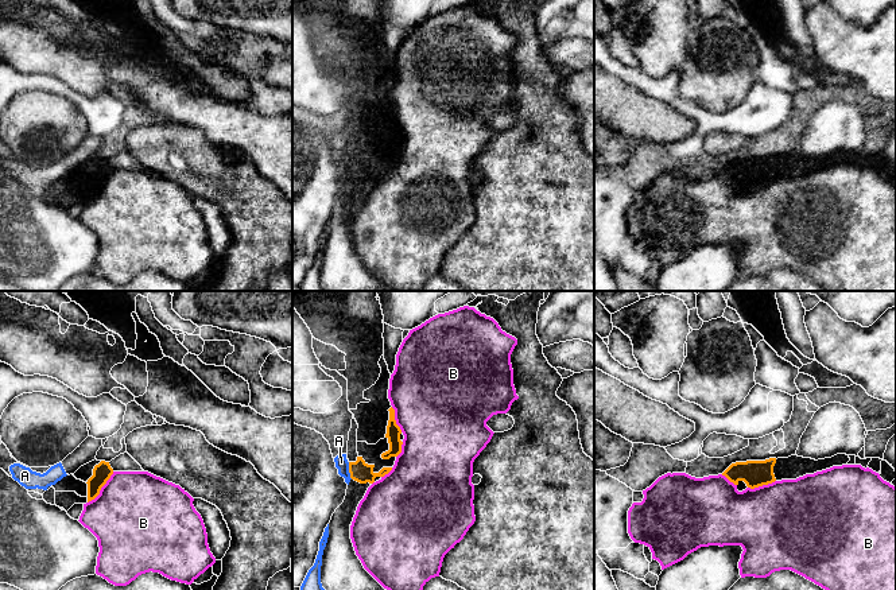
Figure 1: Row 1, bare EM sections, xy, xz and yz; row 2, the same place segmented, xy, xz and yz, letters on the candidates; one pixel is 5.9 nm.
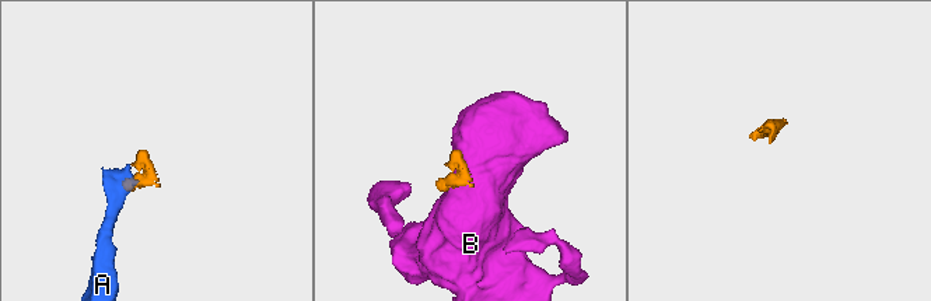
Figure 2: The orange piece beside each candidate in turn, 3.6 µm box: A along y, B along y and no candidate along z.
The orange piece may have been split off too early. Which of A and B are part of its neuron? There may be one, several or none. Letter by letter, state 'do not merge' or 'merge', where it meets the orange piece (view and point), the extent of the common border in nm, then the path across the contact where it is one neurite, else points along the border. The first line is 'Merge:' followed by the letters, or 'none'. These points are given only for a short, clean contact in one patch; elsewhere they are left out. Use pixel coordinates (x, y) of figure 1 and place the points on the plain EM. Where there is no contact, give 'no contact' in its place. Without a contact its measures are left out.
Merge: none
A: do not merge | xz (349, 169) | 110 nm | along xz (348, 160), (352, 177)
B: do not merge | xy (101, 185) | 240 nm

